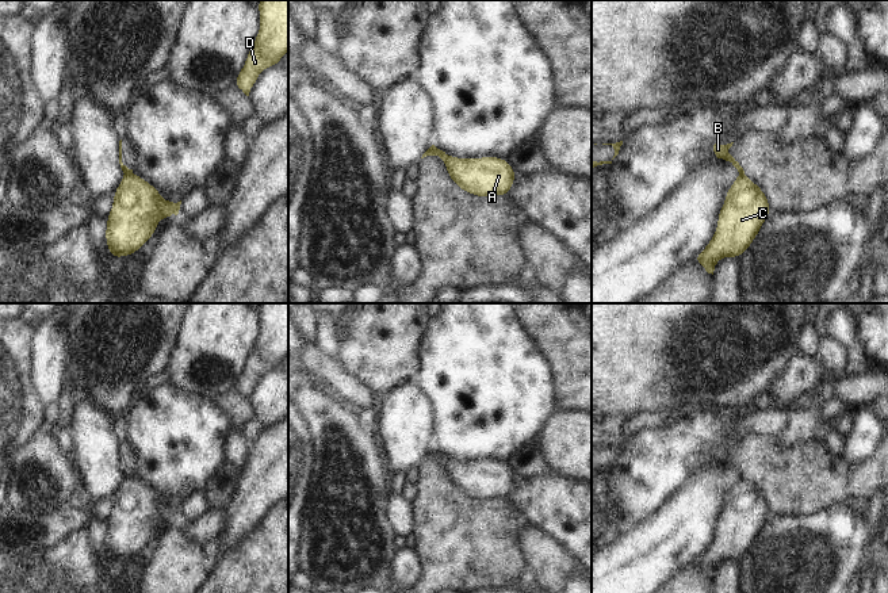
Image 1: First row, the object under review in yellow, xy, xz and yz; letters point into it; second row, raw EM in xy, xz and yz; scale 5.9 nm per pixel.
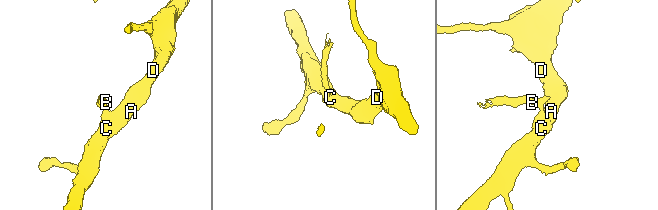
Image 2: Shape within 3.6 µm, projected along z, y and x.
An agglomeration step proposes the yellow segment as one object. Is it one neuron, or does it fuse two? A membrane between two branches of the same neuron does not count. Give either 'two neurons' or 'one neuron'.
two neurons

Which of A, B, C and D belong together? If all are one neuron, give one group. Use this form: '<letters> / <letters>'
A C D / B

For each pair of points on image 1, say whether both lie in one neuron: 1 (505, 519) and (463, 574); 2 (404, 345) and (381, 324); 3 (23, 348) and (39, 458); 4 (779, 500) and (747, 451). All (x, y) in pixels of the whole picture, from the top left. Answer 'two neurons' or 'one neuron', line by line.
1: one neuron
2: one neuron
3: two neurons
4: one neuron

